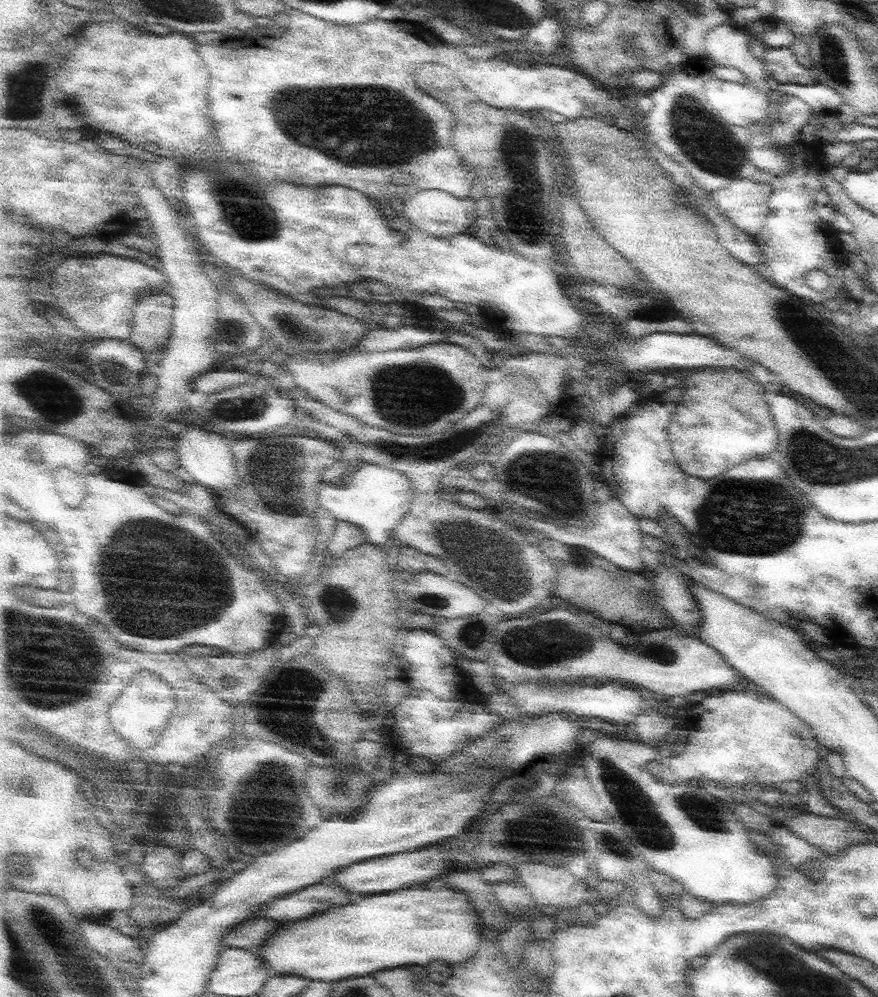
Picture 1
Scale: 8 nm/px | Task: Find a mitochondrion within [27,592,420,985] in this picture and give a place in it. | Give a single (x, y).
(289, 711)

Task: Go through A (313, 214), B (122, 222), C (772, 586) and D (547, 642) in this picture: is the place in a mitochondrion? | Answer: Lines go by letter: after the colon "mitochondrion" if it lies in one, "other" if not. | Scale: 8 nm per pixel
A: other
B: other
C: other
D: mitochondrion

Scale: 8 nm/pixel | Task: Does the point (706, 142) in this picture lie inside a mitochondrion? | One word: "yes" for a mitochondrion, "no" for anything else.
yes

